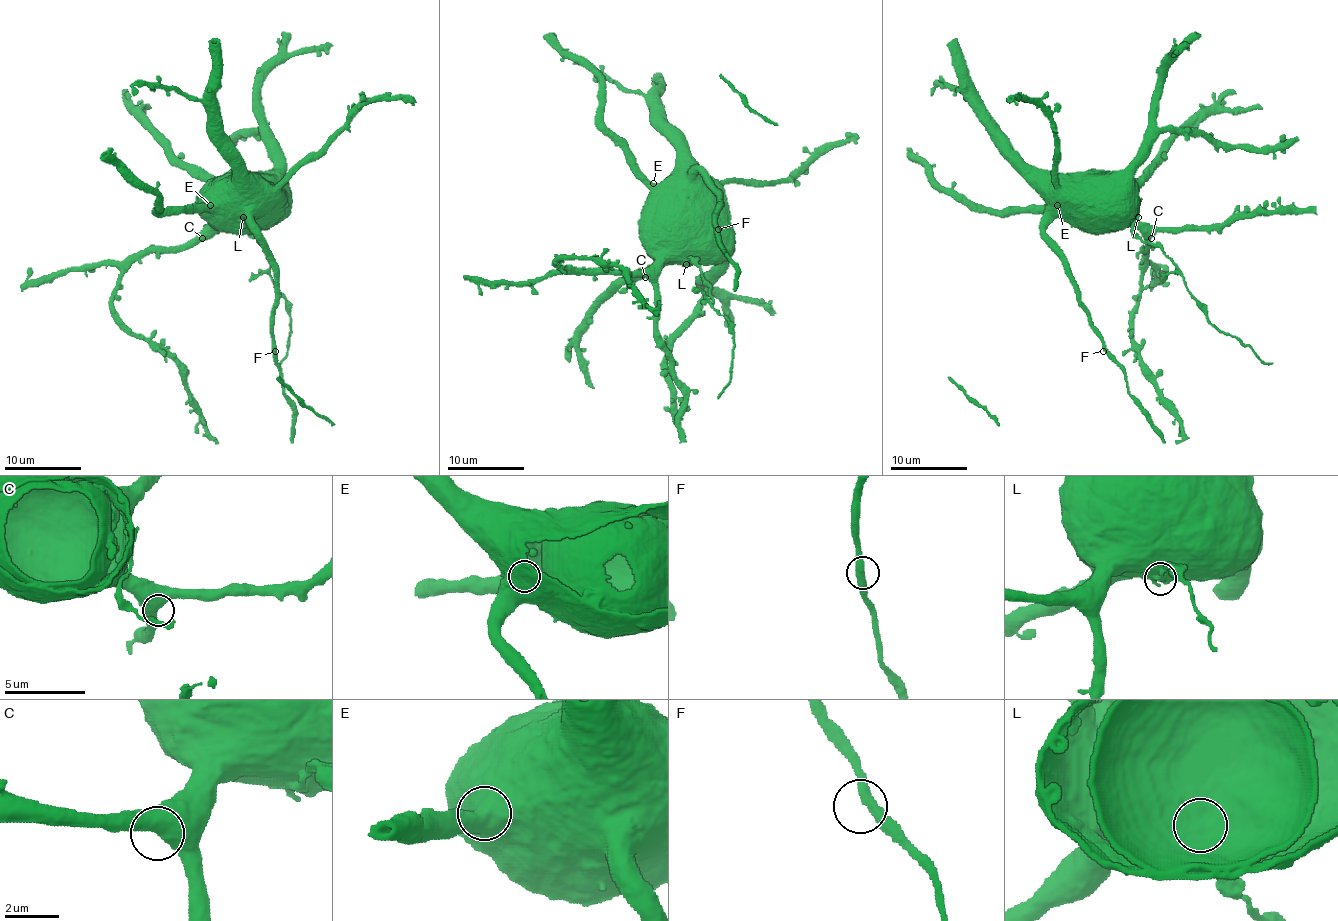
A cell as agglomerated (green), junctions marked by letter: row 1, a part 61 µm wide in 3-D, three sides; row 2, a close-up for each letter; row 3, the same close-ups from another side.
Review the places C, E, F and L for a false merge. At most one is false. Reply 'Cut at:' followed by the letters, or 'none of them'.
Cut at: L

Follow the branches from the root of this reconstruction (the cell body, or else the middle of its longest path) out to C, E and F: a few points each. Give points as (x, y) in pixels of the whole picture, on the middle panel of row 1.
C: (674, 217), (670, 227), (670, 250), (645, 277)
E: (674, 217), (674, 208), (653, 183)
F: (674, 217), (685, 206), (685, 187), (699, 171), (718, 190), (718, 229)

